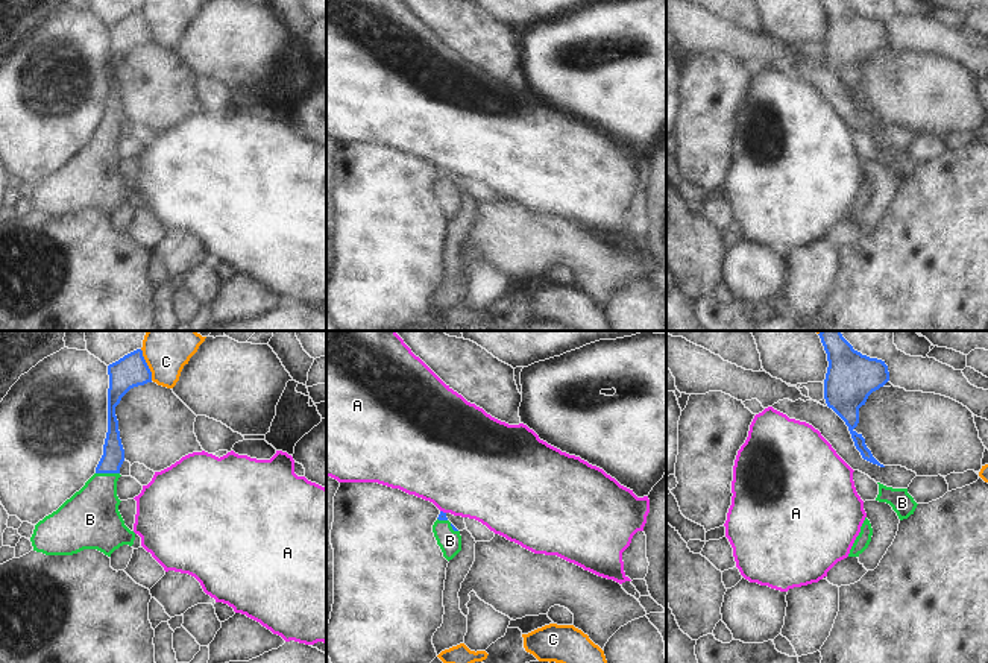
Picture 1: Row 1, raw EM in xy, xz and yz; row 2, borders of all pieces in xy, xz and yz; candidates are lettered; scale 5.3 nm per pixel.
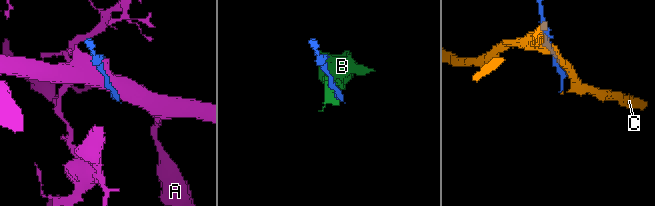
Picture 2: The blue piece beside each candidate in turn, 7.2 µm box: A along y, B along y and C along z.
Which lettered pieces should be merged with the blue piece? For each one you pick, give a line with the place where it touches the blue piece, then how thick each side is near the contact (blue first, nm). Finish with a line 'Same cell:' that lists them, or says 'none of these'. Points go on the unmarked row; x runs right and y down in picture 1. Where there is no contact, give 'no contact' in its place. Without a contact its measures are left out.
B: meets blue in xy at (108, 132); 120 nm thick on the blue side, 300 nm on the other
Same cell: B

